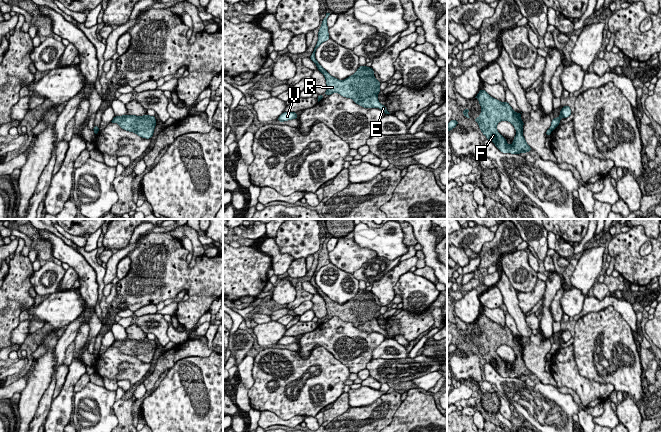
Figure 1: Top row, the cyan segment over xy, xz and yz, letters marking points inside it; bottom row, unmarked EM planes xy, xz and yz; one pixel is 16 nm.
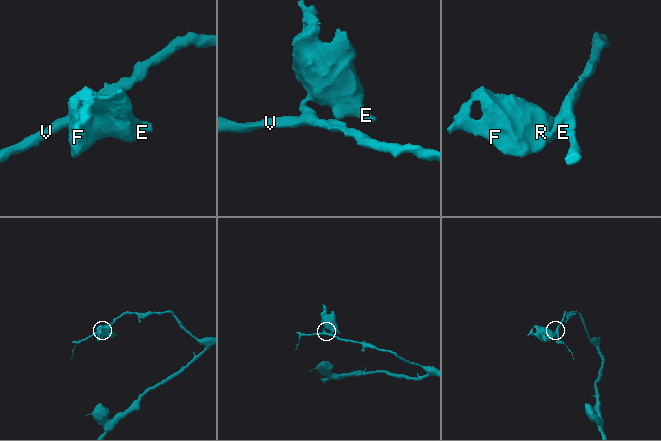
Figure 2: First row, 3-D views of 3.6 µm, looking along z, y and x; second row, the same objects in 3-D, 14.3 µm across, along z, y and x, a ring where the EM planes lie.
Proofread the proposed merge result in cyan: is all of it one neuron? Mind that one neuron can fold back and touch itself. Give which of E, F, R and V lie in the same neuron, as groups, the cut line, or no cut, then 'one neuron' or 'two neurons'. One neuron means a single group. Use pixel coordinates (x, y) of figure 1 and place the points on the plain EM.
groups E F R / V; cut xy (98, 353), (93, 354); two neurons

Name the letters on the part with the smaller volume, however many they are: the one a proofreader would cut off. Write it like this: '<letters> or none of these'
E, F, R

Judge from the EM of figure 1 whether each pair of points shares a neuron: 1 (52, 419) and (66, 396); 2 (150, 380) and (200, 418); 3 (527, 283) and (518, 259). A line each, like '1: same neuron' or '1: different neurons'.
1: same neuron
2: different neurons
3: same neuron

